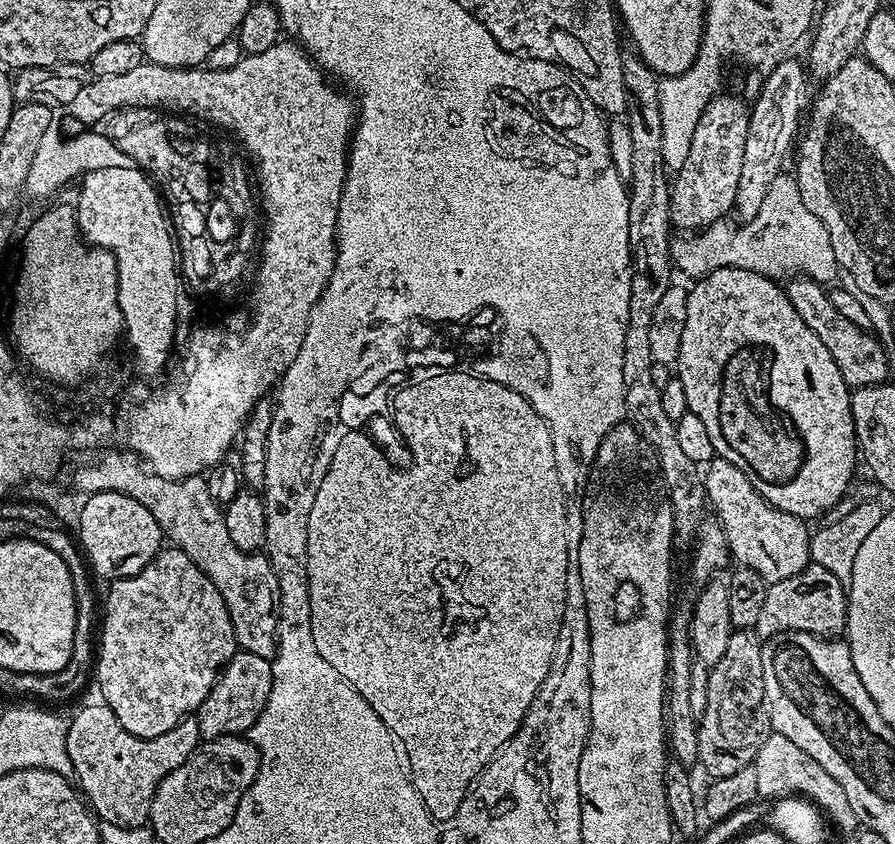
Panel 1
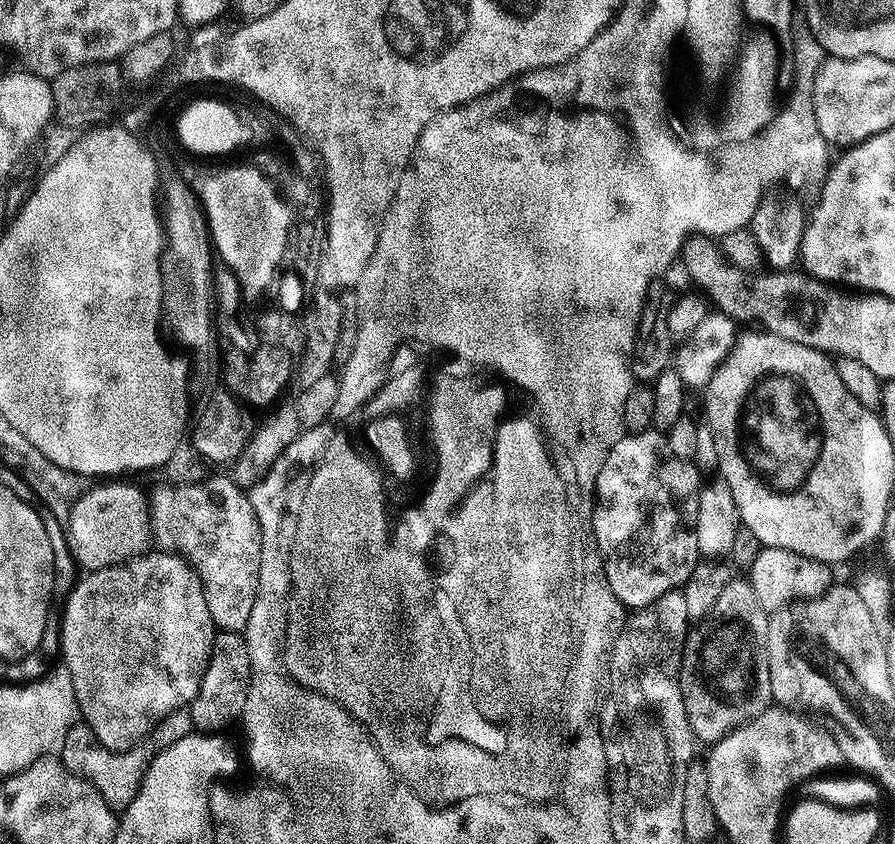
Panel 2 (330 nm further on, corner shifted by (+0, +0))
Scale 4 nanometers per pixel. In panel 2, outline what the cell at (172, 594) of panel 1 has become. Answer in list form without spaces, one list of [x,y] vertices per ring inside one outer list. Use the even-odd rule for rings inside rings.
[[[152,550],[147,554],[135,556],[126,564],[118,564],[115,568],[103,568],[97,572],[81,575],[62,608],[60,647],[63,667],[68,668],[72,675],[80,716],[83,723],[87,724],[88,729],[98,738],[98,742],[102,746],[106,746],[106,750],[129,752],[134,745],[152,735],[153,730],[162,722],[162,718],[166,718],[166,714],[179,708],[188,708],[193,698],[198,694],[202,674],[206,674],[206,666],[210,662],[210,654],[217,631],[216,623],[210,618],[210,606],[206,606],[206,594],[204,587],[200,584],[200,577],[196,575],[192,565],[179,555],[163,550]]]

